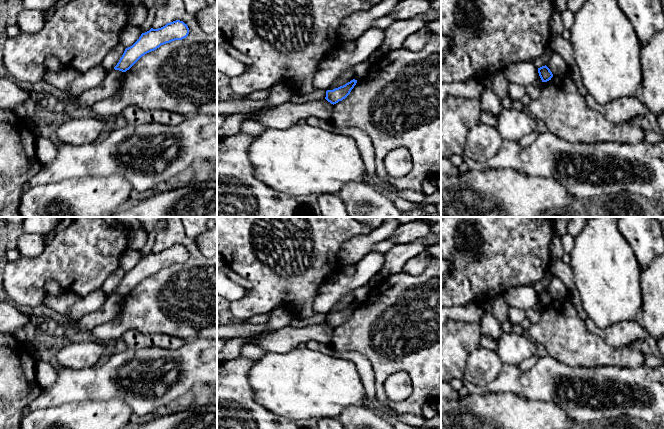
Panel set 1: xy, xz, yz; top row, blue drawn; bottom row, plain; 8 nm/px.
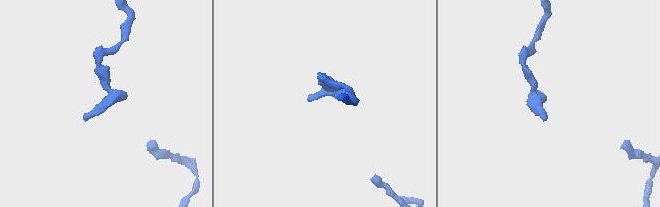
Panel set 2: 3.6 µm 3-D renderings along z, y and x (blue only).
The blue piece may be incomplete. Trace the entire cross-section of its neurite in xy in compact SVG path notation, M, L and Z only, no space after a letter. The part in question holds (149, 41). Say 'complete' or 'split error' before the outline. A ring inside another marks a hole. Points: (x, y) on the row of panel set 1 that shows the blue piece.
complete; M176 20L165 26L142 33L139 39L130 47L126 48L115 70L126 72L142 56L156 50L161 45L175 40L182 40L189 34L189 28L183 21Z

